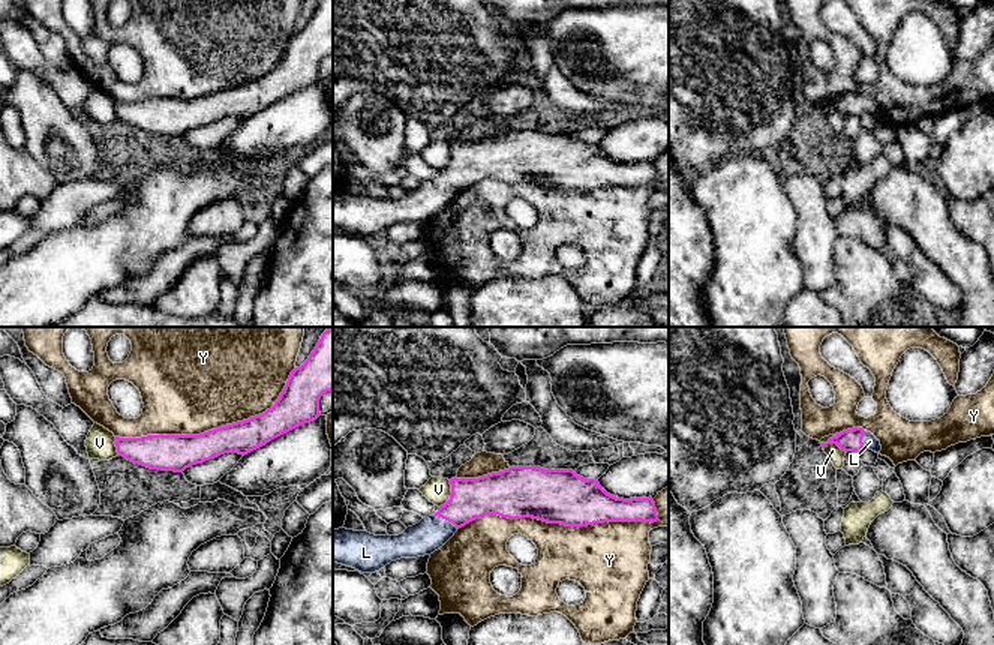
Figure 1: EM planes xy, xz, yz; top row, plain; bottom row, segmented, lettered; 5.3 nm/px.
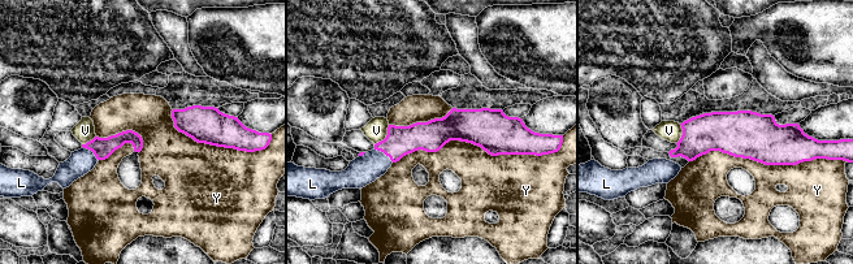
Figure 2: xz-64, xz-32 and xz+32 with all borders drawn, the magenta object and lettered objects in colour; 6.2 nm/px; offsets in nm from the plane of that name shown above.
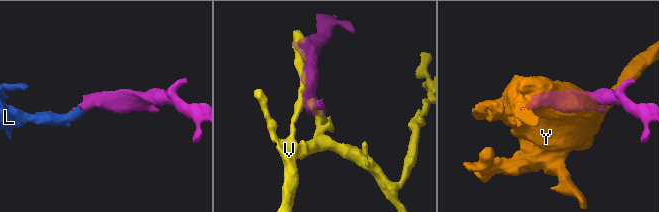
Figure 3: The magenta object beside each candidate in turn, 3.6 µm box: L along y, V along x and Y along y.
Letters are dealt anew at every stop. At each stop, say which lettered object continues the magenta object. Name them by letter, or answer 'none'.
L

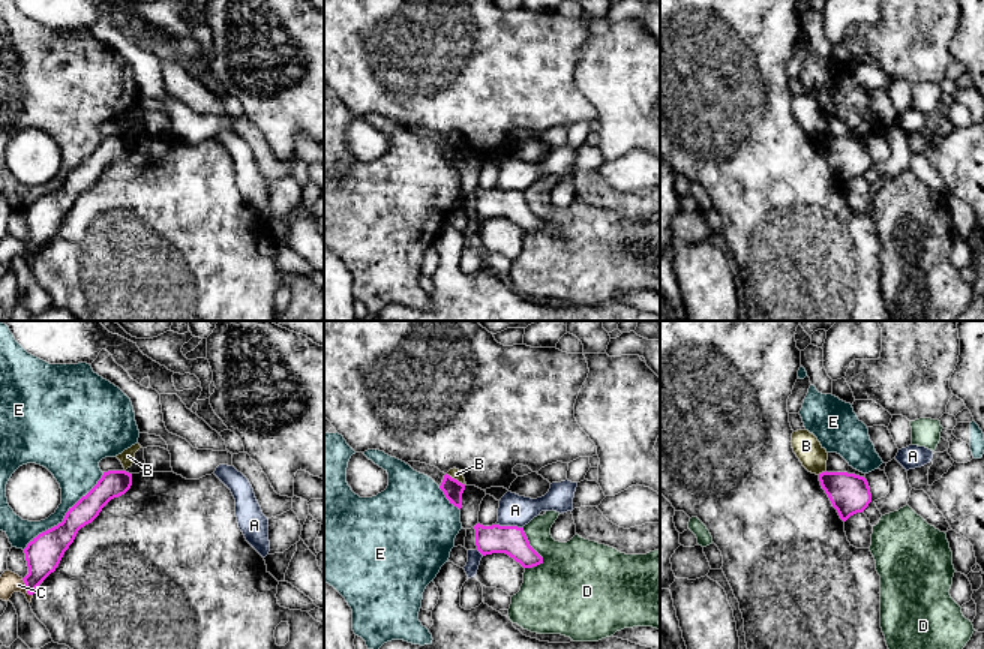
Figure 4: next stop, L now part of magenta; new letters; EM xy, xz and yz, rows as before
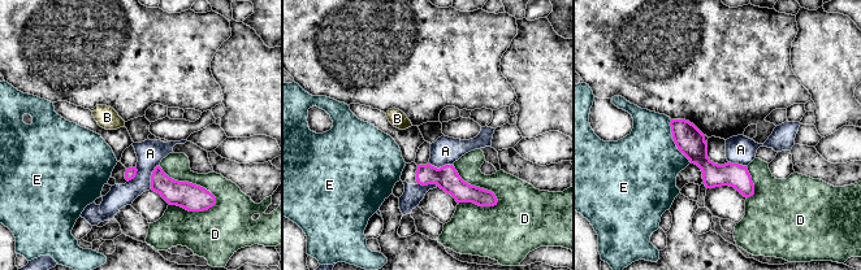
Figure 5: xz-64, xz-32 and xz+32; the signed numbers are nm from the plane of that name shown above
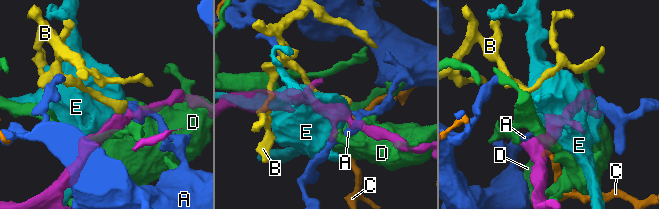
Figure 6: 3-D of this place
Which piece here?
none

